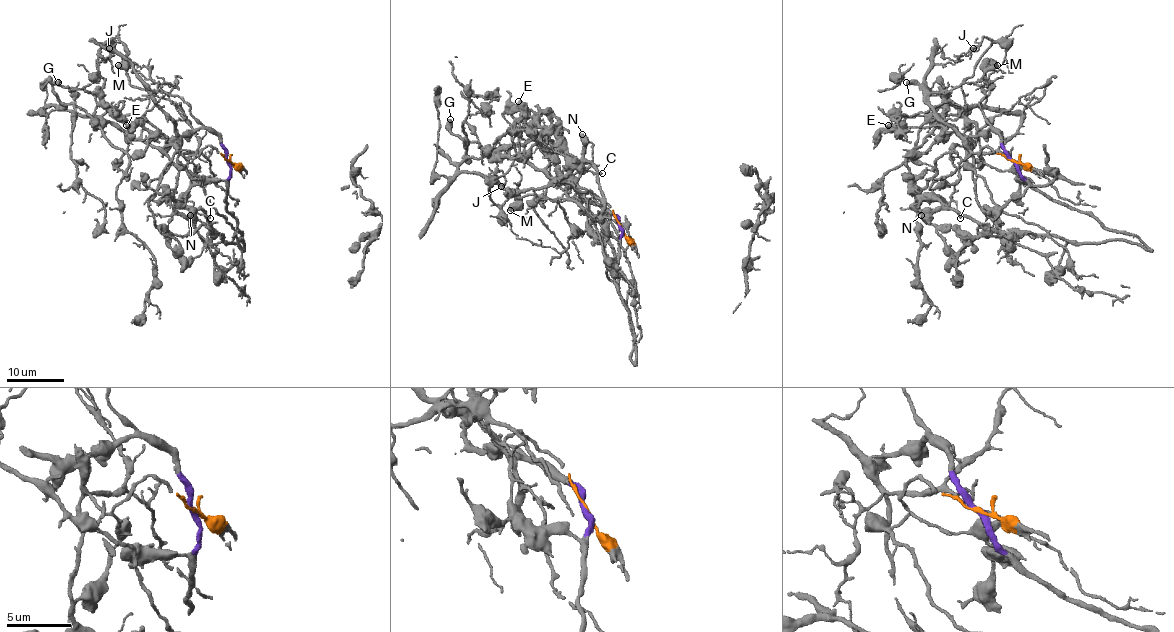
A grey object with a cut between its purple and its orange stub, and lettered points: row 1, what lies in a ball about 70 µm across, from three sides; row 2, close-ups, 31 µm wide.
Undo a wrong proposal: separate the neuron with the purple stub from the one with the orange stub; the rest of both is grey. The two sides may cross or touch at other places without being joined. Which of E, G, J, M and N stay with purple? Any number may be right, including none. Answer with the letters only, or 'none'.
E, G, M, N

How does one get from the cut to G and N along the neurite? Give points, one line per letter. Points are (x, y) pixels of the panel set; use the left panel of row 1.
G: (228, 161), (221, 139), (204, 128), (178, 138), (156, 136), (139, 125), (126, 125), (93, 93), (57, 82)
N: (228, 161), (225, 200), (244, 248), (241, 240), (227, 243), (211, 231), (201, 210), (191, 210), (191, 215)

